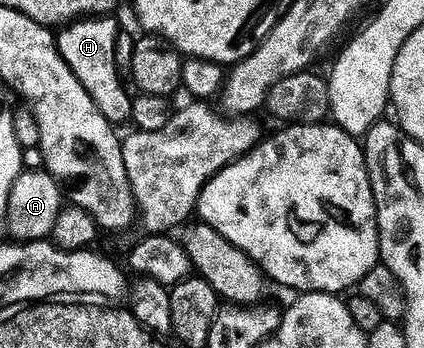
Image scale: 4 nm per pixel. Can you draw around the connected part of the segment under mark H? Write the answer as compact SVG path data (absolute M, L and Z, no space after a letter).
M85 17L80 21L70 22L56 36L57 51L63 61L87 89L103 117L114 125L125 122L128 124L132 120L133 105L131 94L129 95L130 88L127 83L125 88L125 83L121 80L122 68L118 67L115 61L115 41L118 34L119 28L113 17Z

